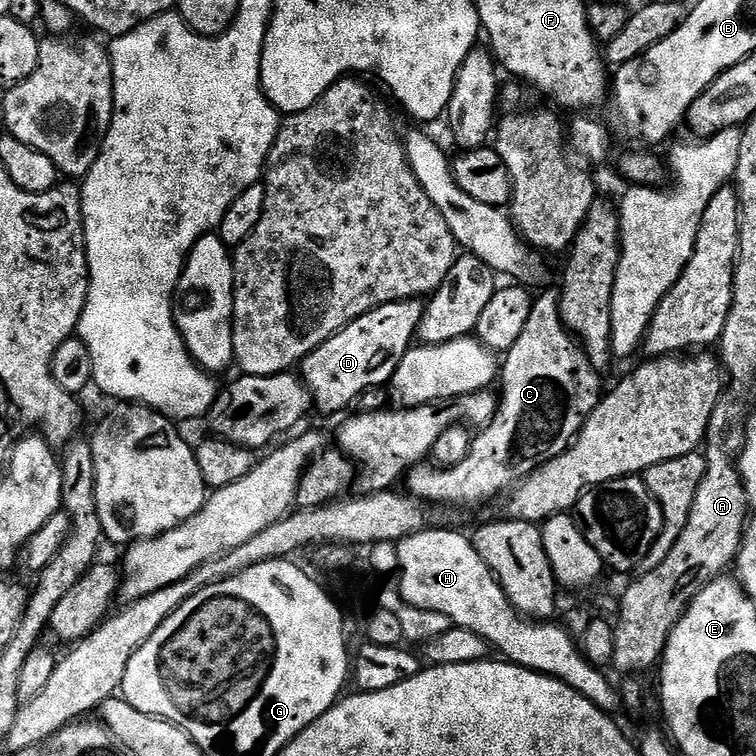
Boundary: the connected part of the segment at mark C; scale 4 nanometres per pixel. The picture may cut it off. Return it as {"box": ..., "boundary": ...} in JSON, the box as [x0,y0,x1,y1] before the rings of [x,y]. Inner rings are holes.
{"box":[406,292,602,508],"boundary":[[[544,292],[532,301],[530,319],[522,330],[518,342],[503,357],[502,384],[504,396],[499,397],[492,421],[475,433],[470,450],[462,462],[453,468],[438,468],[431,462],[421,462],[406,473],[406,489],[409,497],[428,504],[449,504],[452,508],[476,508],[495,496],[503,497],[526,479],[535,468],[558,458],[572,445],[582,430],[588,416],[597,408],[602,399],[600,392],[601,373],[593,368],[583,347],[560,317],[560,293]]]}

